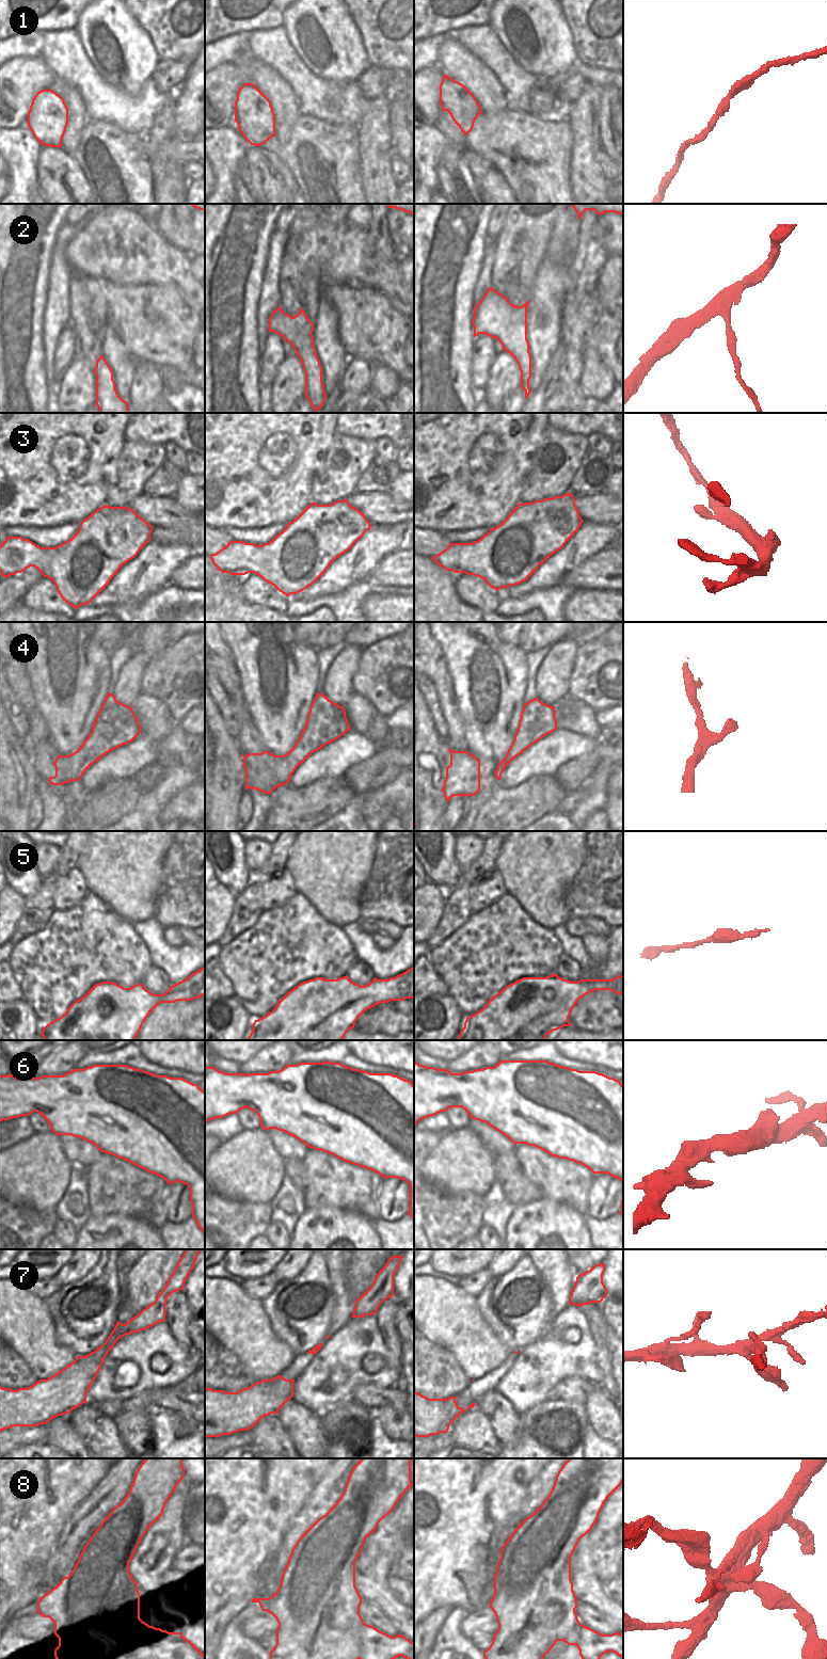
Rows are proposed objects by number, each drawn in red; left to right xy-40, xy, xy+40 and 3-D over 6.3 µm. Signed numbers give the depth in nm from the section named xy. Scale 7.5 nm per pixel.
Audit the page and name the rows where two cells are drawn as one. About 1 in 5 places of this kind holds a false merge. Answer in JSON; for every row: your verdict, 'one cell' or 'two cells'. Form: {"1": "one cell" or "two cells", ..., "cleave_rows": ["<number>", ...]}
{"1": "one cell", "2": "two cells", "3": "one cell", "4": "one cell", "5": "one cell", "6": "one cell", "7": "one cell", "8": "two cells", "cleave_rows": ["2", "8"]}

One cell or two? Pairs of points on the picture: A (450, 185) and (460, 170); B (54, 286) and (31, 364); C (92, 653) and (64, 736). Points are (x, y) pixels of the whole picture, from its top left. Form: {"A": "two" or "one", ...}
{"A": "one", "B": "two", "C": "one"}

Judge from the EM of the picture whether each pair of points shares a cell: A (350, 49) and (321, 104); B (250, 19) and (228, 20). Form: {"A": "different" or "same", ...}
{"A": "different", "B": "same"}

